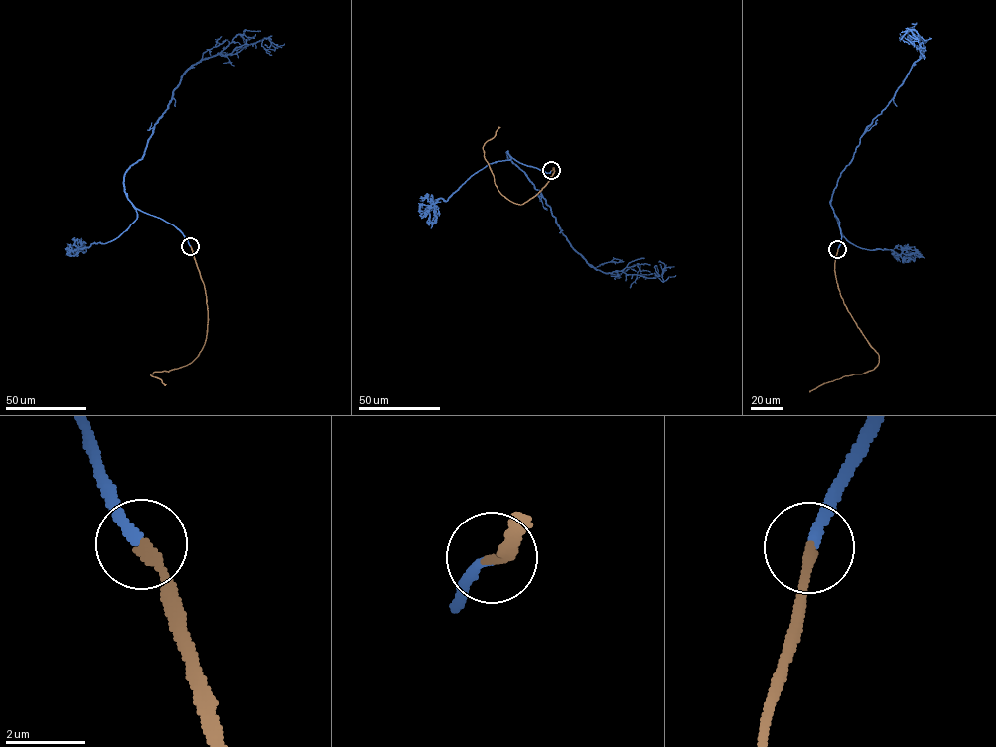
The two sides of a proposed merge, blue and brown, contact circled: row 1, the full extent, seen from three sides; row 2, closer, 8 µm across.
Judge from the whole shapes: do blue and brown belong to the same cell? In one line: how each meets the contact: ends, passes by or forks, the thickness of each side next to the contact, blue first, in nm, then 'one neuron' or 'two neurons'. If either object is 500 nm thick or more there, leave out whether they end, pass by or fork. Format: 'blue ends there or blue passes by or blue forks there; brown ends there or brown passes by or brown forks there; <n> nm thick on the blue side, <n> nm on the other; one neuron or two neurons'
blue ends there; brown ends there; 220 nm thick on the blue side, 240 nm on the other; one neuron

